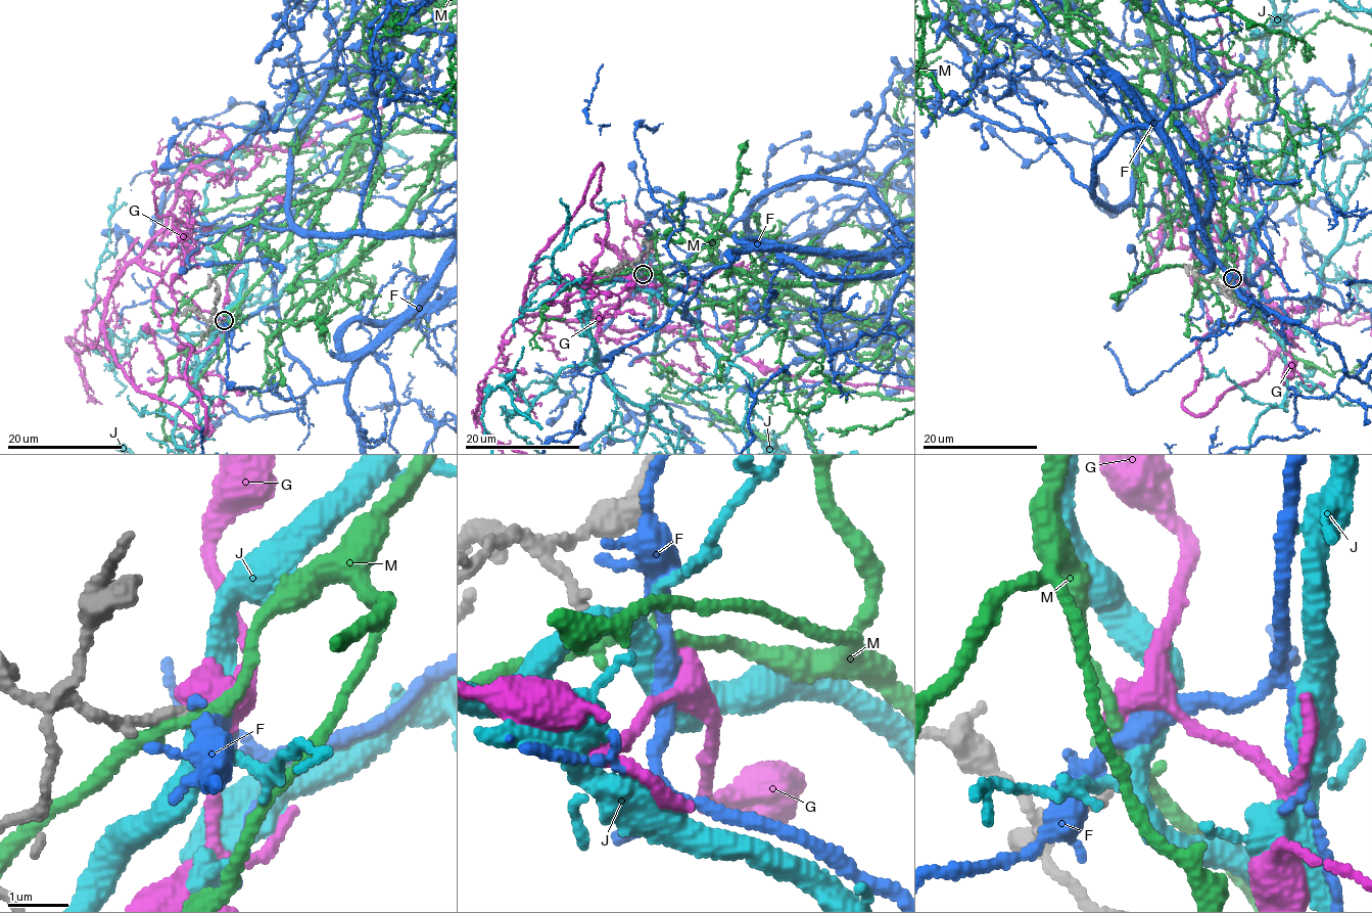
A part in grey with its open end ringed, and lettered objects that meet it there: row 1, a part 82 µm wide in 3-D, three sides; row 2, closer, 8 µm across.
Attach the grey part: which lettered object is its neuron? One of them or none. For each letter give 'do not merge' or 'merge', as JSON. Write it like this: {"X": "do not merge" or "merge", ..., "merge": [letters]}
{"F": "do not merge", "G": "do not merge", "J": "do not merge", "M": "do not merge", "merge": []}

